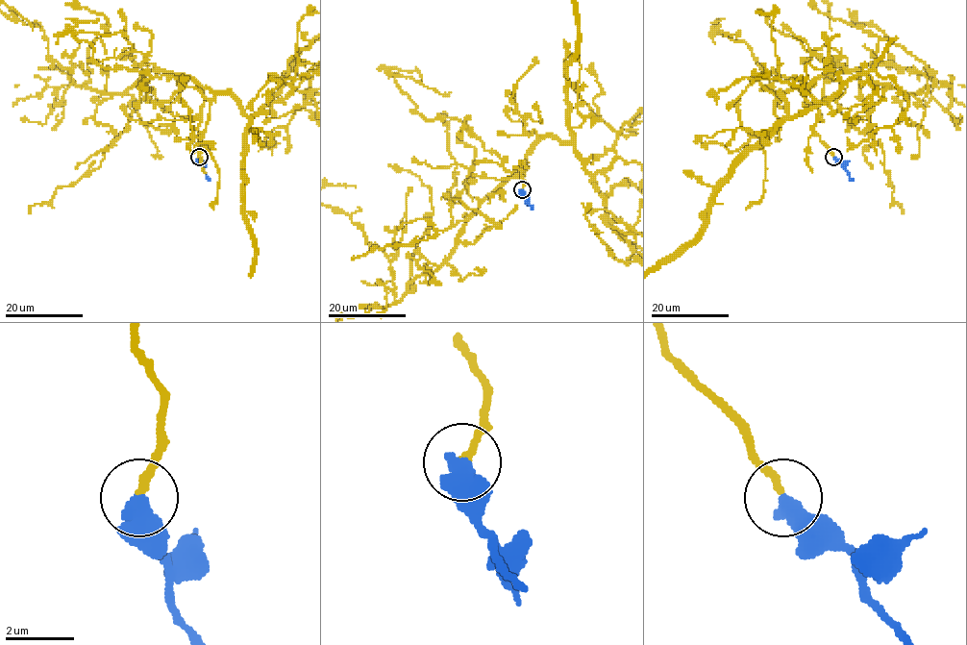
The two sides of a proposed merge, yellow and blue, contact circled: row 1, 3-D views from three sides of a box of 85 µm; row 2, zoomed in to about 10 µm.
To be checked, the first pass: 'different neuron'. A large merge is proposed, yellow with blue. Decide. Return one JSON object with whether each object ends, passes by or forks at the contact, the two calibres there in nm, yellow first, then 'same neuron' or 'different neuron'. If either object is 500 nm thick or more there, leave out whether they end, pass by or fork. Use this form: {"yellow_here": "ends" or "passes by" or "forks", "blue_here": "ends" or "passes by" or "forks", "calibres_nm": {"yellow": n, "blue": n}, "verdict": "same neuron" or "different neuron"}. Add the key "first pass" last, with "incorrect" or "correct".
{"calibres_nm": {"yellow": 220, "blue": 550}, "verdict": "same neuron", "first pass": "incorrect"}

